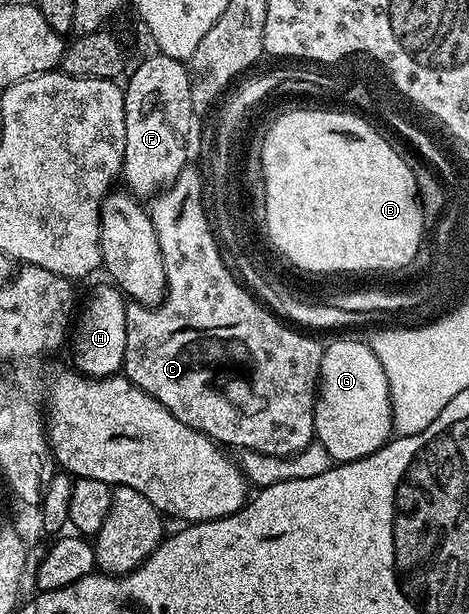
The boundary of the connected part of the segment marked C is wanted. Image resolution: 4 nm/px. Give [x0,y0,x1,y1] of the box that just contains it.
[122,164,324,458]

